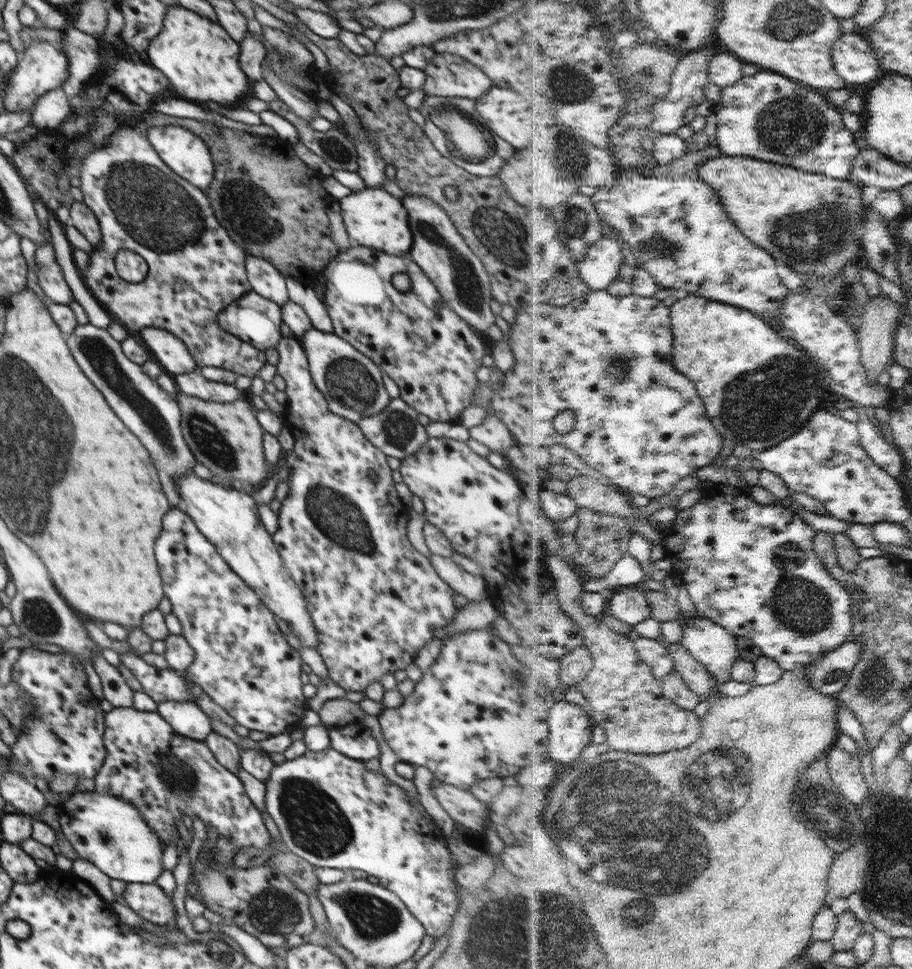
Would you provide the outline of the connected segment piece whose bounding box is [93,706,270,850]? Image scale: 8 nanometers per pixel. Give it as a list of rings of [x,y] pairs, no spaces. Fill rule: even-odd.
[[[133,706],[114,707],[105,713],[103,743],[107,755],[98,774],[93,778],[94,790],[100,794],[119,796],[138,808],[146,824],[160,837],[162,846],[165,847],[176,839],[179,833],[176,829],[176,820],[182,819],[182,816],[187,814],[200,818],[207,826],[212,826],[216,834],[228,837],[239,850],[244,847],[252,849],[268,847],[270,834],[262,821],[260,811],[245,793],[243,782],[216,760],[204,741],[192,740],[178,734],[156,710],[141,711]]]

